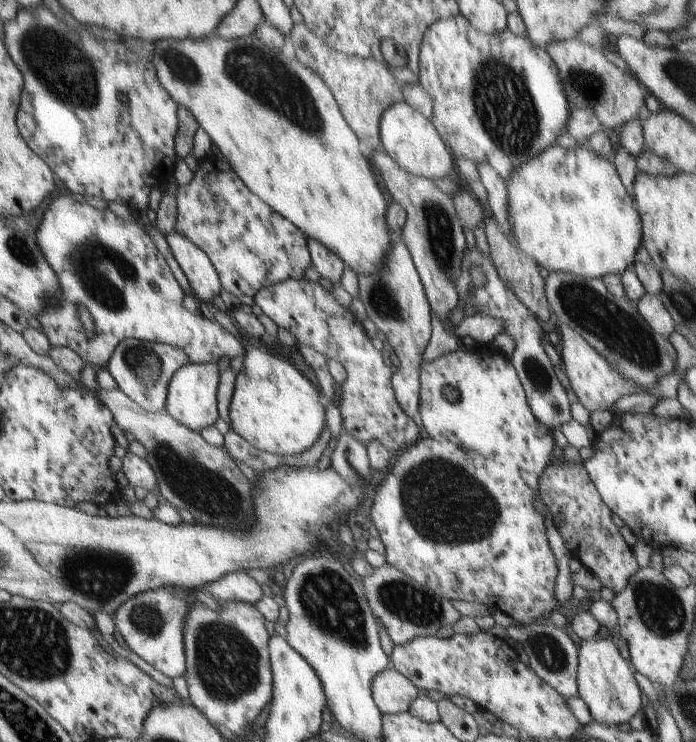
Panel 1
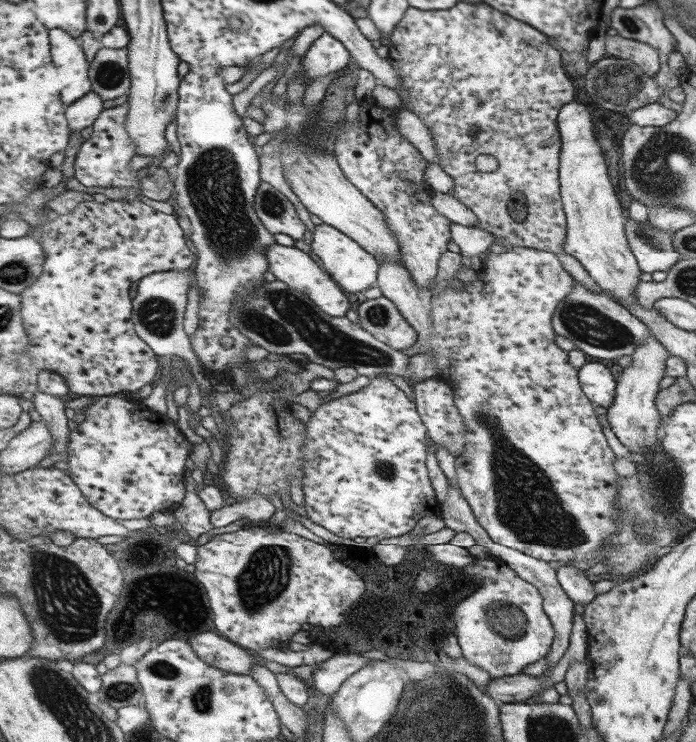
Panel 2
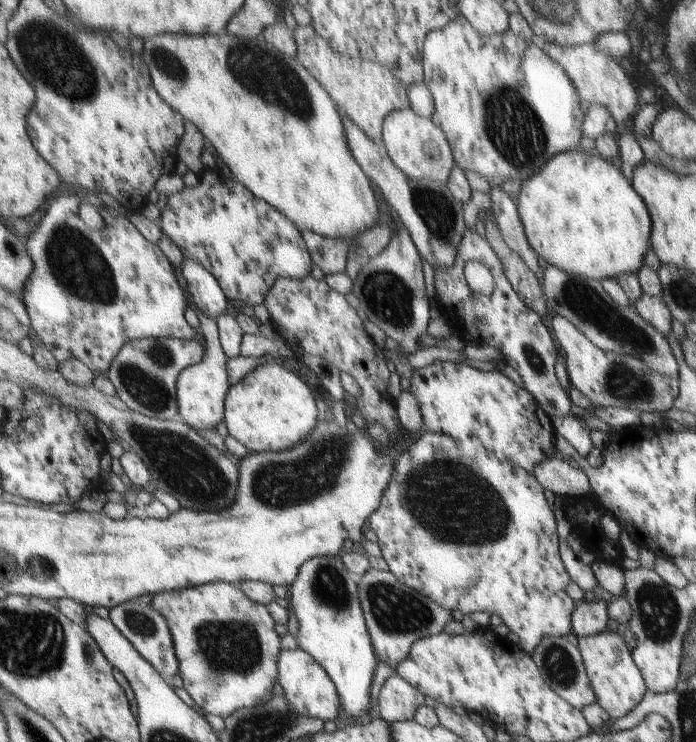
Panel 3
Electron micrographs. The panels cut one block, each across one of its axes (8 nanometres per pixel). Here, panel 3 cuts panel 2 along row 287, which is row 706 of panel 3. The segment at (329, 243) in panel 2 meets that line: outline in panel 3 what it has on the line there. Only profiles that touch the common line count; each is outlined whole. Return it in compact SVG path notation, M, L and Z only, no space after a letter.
M335 556L311 558L299 570L288 596L298 620L298 648L308 652L326 670L340 696L340 706L350 718L362 718L370 712L370 680L376 670L378 654L367 626L358 586L348 569Z

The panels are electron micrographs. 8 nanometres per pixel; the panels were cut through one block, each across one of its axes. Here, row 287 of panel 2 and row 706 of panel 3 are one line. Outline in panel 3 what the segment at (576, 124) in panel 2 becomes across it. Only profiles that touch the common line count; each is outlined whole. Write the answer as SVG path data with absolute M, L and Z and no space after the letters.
M616 632L580 637L578 648L585 667L589 684L594 692L597 705L600 706L612 719L626 717L628 713L642 701L644 695L644 682L646 681L638 668L626 642Z

